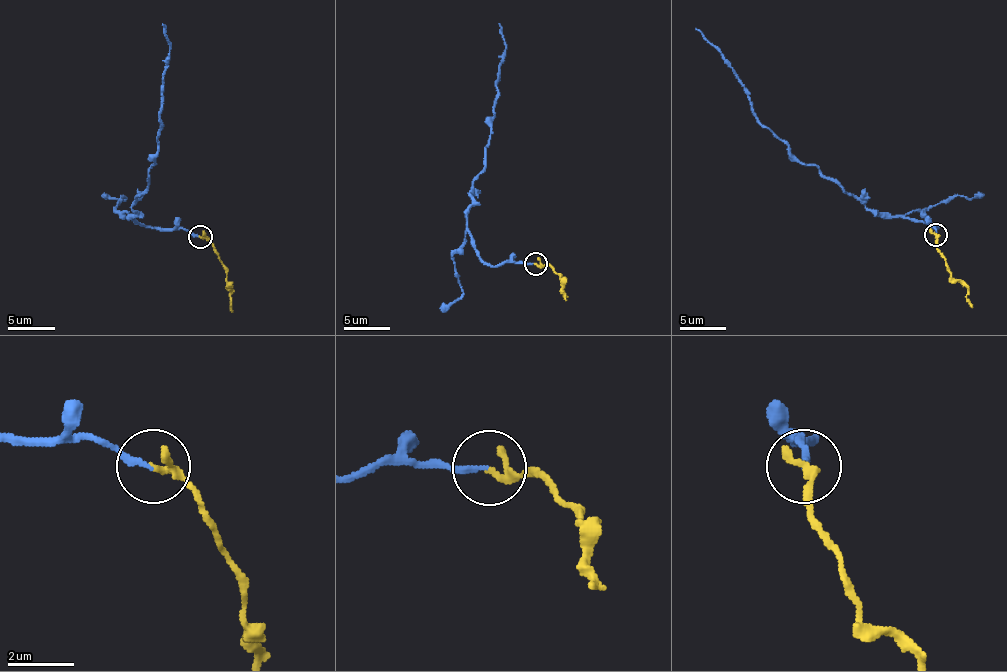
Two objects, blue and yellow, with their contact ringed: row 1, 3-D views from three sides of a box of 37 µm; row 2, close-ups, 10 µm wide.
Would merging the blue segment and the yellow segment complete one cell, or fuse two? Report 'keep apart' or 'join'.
join

